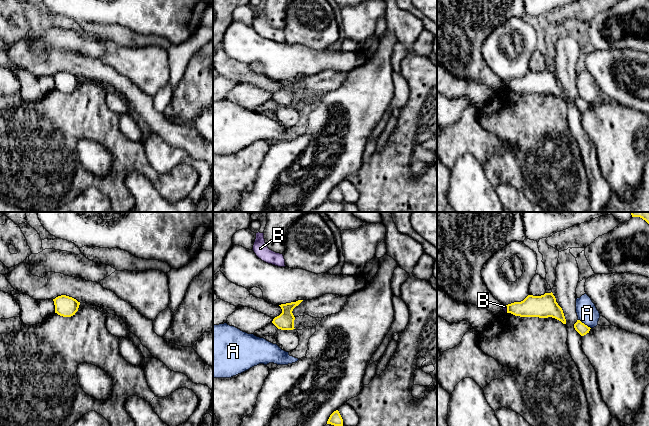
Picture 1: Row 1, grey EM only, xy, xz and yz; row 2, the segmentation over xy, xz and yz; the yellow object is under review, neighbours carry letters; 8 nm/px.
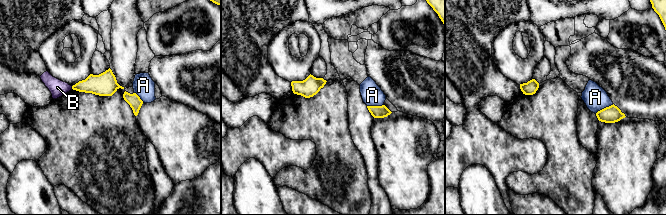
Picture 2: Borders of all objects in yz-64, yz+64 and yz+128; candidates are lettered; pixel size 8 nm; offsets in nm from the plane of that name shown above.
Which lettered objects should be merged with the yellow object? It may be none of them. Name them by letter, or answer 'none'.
none

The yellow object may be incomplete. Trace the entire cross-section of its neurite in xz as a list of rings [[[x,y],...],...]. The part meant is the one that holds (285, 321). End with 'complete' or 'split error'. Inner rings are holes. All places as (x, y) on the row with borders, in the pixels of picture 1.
[[[303,300],[279,305],[282,313],[275,317],[272,323],[281,330],[293,330],[295,317],[292,313],[293,309],[298,306]]] | complete

